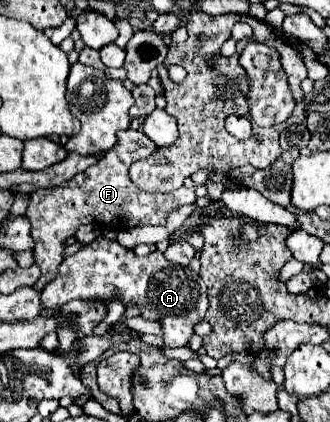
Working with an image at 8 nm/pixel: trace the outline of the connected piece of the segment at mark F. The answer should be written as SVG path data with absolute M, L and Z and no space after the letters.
M124 129L118 133L116 149L110 149L96 165L54 189L38 189L30 195L26 217L30 219L32 237L36 241L34 261L42 269L42 277L34 289L42 291L44 285L56 277L64 259L62 255L66 249L66 239L72 237L80 225L114 225L116 229L128 229L136 225L166 225L168 215L174 209L196 203L194 189L180 187L172 193L144 193L128 179L130 165L142 157L148 157L152 151L156 151L156 145L142 131Z

